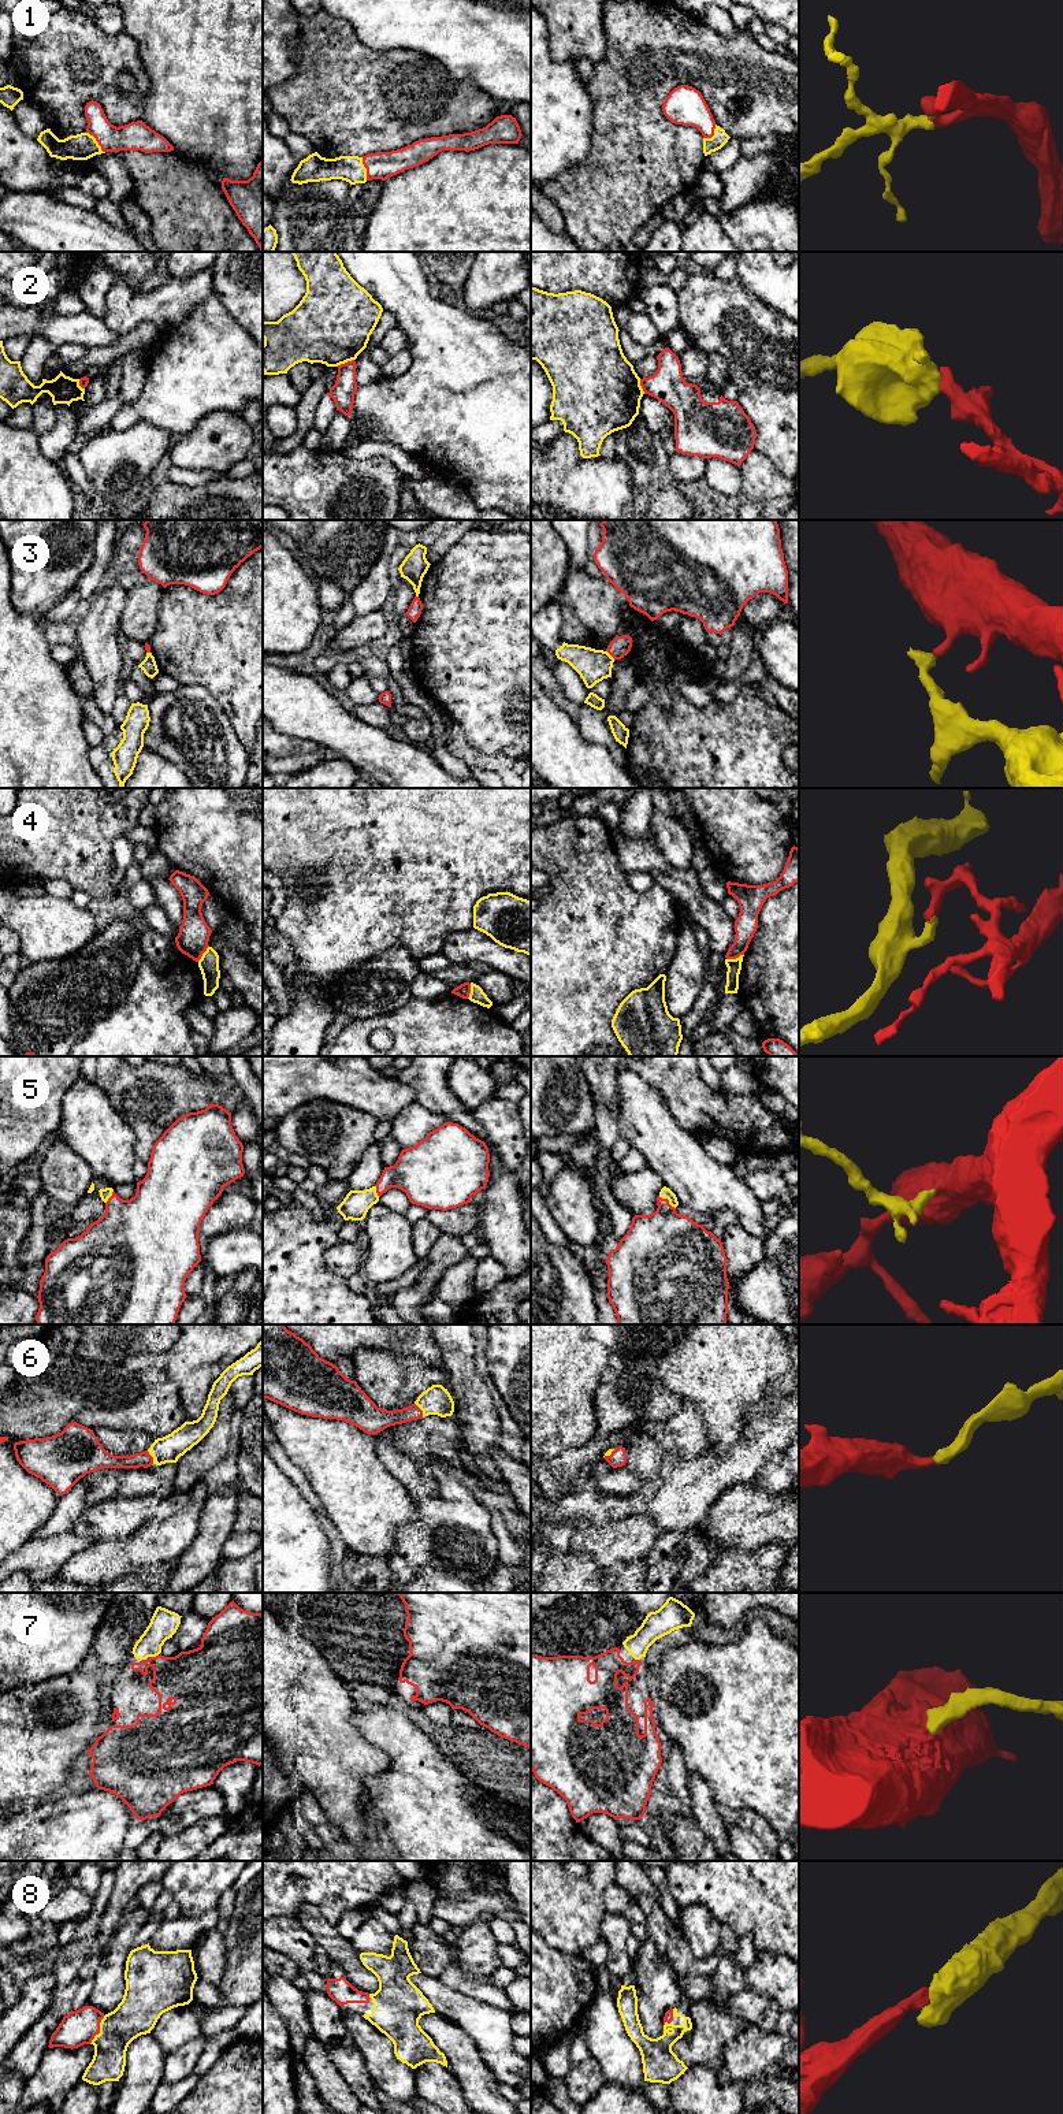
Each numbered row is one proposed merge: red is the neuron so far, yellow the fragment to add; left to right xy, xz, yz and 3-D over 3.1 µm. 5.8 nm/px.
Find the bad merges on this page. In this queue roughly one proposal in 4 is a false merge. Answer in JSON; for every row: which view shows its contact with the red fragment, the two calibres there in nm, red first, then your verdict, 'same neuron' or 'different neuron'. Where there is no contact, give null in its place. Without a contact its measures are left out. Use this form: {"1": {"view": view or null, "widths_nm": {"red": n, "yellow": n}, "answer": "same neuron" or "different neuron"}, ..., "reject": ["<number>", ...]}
{"1": {"view": "xy", "widths_nm": {"red": 170, "yellow": 160}, "answer": "same neuron"}, "2": {"view": "xz", "widths_nm": {"red": 140, "yellow": 460}, "answer": "different neuron"}, "3": {"view": "yz", "widths_nm": {"red": 120, "yellow": 190}, "answer": "different neuron"}, "4": {"view": "yz", "widths_nm": {"red": 140, "yellow": 80}, "answer": "different neuron"}, "5": {"view": "yz", "widths_nm": {"red": 380, "yellow": 70}, "answer": "same neuron"}, "6": {"view": "xz", "widths_nm": {"red": 130, "yellow": 170}, "answer": "same neuron"}, "7": {"view": "xy", "widths_nm": {"red": 320, "yellow": 160}, "answer": "same neuron"}, "8": {"view": "xy", "widths_nm": {"red": 200, "yellow": 240}, "answer": "same neuron"}, "reject": ["2", "3", "4"]}

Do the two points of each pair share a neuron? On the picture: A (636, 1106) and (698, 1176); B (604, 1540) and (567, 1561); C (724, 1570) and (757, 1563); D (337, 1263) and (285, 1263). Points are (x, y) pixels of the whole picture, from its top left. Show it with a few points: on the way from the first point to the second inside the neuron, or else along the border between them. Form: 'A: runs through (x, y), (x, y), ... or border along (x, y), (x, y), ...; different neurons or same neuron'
A: runs through (647, 1124), (680, 1158); same neuron
B: border along (569, 1550), (586, 1556), (599, 1571); different neurons
C: runs through (732, 1570), (749, 1570); same neuron
D: border along (339, 1240), (326, 1252), (324, 1264), (345, 1280); different neurons

